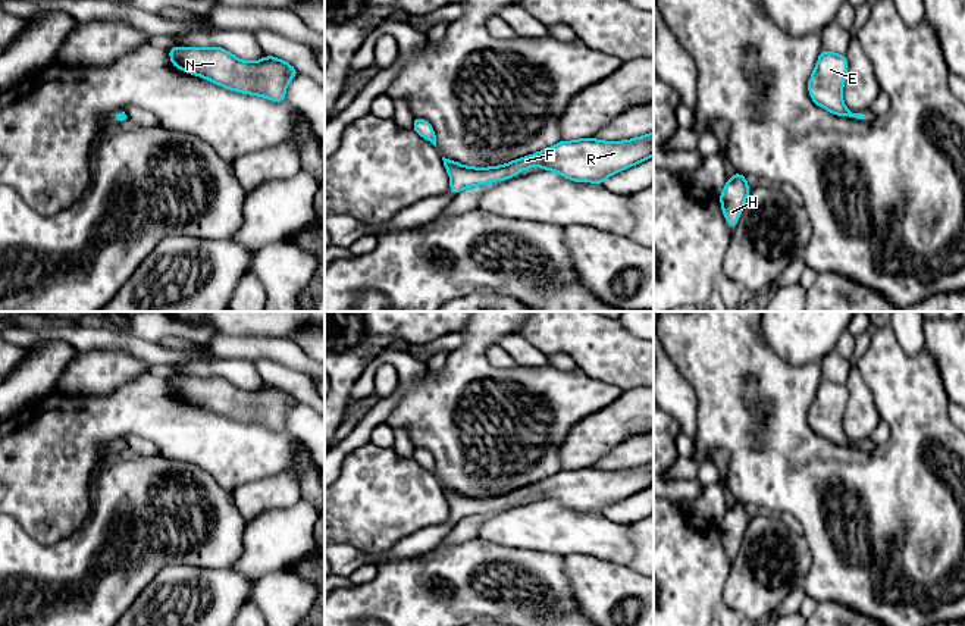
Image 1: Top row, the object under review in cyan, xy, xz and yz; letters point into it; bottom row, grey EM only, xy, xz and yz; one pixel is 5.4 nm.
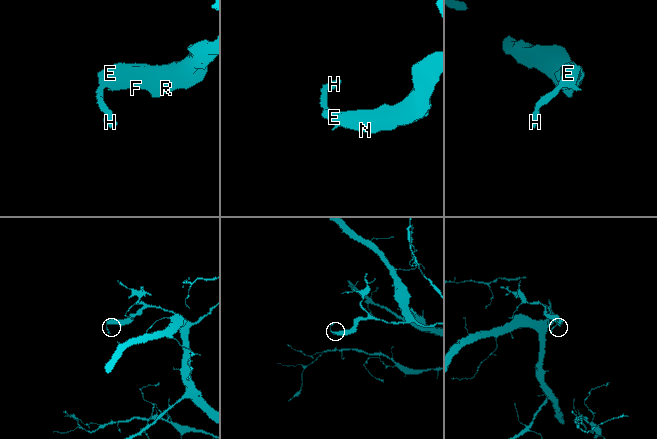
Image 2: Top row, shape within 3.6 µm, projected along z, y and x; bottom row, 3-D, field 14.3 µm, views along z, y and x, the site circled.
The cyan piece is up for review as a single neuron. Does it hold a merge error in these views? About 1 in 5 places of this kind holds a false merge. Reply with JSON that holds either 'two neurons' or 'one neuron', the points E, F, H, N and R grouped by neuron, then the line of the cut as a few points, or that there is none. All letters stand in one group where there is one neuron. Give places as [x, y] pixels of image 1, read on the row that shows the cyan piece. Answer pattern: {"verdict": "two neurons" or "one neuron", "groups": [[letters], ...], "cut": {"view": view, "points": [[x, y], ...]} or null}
{"verdict": "one neuron", "groups": [["E", "F", "H", "N", "R"]], "cut": null}

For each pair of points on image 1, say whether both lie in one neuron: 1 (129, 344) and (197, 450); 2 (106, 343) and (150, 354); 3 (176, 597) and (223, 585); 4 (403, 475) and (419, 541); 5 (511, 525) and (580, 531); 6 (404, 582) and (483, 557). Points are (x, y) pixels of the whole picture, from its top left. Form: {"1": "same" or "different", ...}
{"1": "different", "2": "same", "3": "same", "4": "different", "5": "same", "6": "same"}

